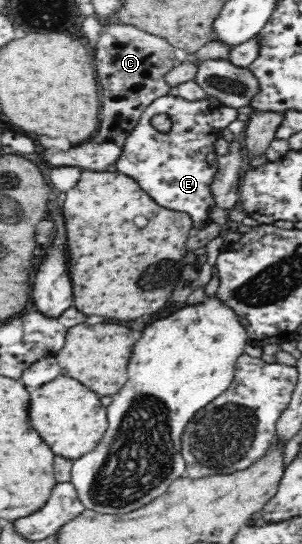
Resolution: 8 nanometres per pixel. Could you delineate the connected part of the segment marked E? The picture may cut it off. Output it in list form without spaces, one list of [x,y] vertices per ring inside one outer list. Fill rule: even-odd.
[[[175,93],[158,97],[158,100],[146,107],[138,123],[126,138],[121,156],[118,163],[116,163],[116,169],[120,173],[126,173],[128,177],[134,177],[138,181],[138,185],[158,205],[169,210],[190,214],[190,217],[194,220],[194,230],[192,229],[192,231],[196,233],[195,229],[200,229],[202,225],[204,226],[204,222],[210,223],[208,209],[210,209],[210,205],[214,205],[214,198],[212,198],[212,192],[210,192],[210,185],[216,171],[218,171],[214,142],[220,137],[221,131],[226,129],[232,121],[236,121],[238,116],[239,112],[236,108],[226,108],[218,99],[207,96],[204,93],[203,99],[199,101],[187,101]],[[160,114],[166,114],[172,123],[171,130],[168,133],[157,132],[150,124],[150,119]]]

